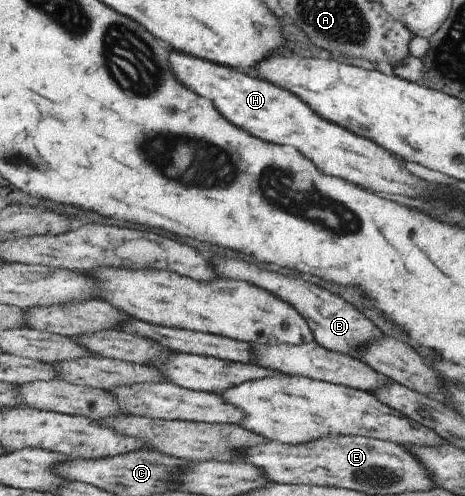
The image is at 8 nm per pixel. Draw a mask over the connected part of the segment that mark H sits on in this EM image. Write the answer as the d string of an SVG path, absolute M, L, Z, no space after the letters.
M177 49L171 51L169 63L175 77L191 91L211 99L225 119L269 143L297 147L309 161L313 161L327 175L341 177L353 185L383 195L395 193L395 195L415 197L415 195L435 193L433 185L407 173L399 165L399 161L391 157L385 149L349 133L349 129L343 129L337 123L331 123L329 119L315 113L311 105L305 103L301 97L271 81L261 79L252 72L197 59Z

